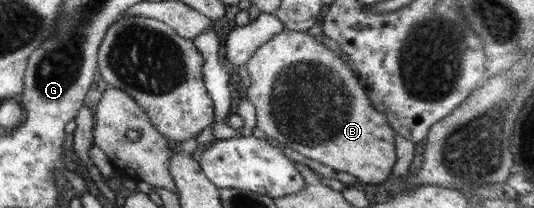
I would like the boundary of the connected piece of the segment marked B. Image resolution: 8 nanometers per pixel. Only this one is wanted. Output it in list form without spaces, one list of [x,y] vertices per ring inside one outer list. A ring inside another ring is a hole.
[[[283,30],[262,43],[246,61],[245,67],[250,81],[245,99],[254,106],[255,127],[264,135],[275,139],[280,146],[297,151],[306,159],[356,177],[358,182],[379,184],[390,178],[390,169],[396,161],[395,131],[380,113],[374,111],[355,72],[334,51],[316,43],[313,34]]]

